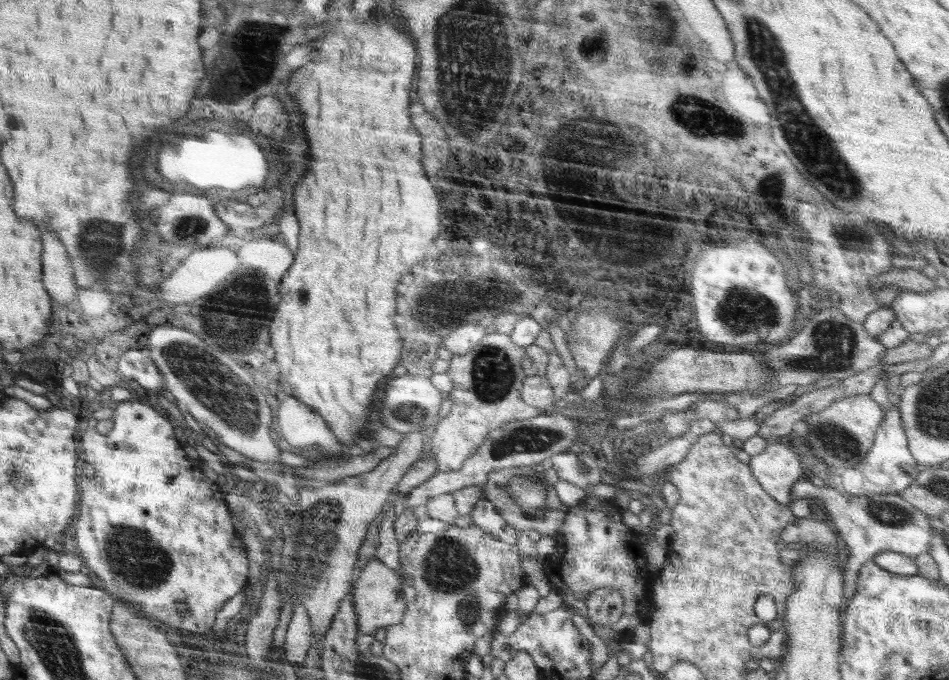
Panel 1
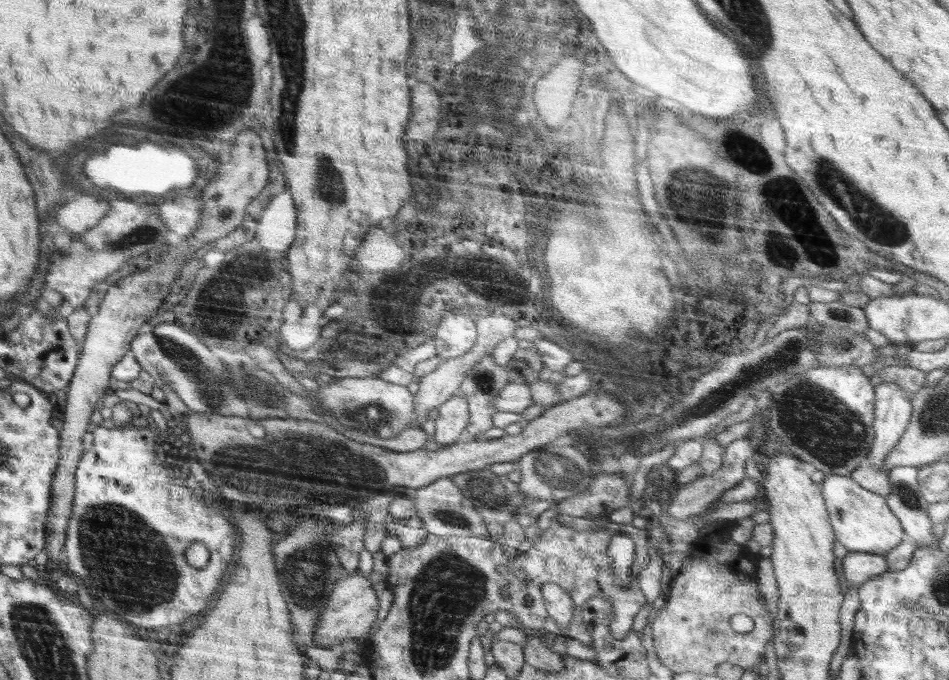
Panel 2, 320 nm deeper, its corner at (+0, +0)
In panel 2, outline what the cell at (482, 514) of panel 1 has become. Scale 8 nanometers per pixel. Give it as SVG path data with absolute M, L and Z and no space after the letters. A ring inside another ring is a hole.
M446 477L436 479L428 486L415 489L411 493L411 498L415 506L417 517L422 521L423 528L429 534L446 537L473 537L473 536L488 536L494 542L507 542L501 534L497 536L489 536L483 518L478 514L476 507L472 504L469 498L466 498L462 491Z

